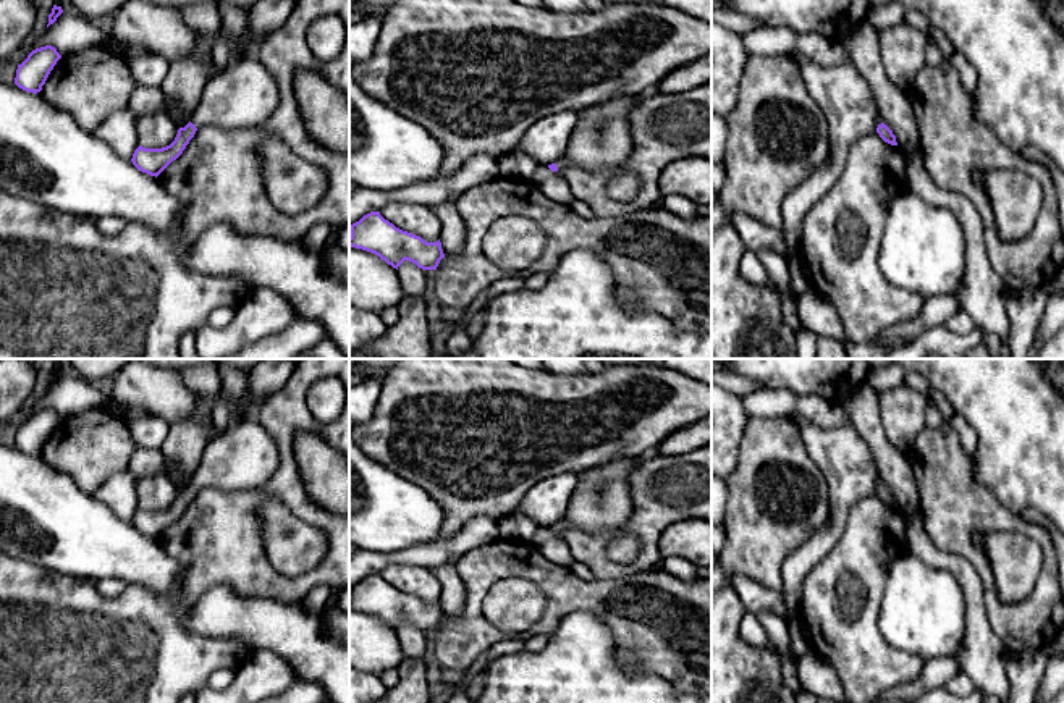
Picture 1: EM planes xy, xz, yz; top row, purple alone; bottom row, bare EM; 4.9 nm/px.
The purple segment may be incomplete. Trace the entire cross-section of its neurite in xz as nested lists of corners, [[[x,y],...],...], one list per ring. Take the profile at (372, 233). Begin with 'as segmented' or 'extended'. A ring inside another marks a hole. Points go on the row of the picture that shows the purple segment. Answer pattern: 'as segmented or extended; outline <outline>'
as segmented; outline [[[370,212],[351,225],[349,246],[378,255],[396,270],[404,260],[422,270],[437,270],[445,257],[440,239],[427,242],[396,228],[380,212]]]

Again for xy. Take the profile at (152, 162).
extended; outline [[[247,53],[209,78],[191,121],[178,129],[170,145],[139,145],[131,162],[142,173],[157,178],[183,154],[201,126],[260,128],[278,107],[278,100],[280,91],[273,76],[254,53]]]

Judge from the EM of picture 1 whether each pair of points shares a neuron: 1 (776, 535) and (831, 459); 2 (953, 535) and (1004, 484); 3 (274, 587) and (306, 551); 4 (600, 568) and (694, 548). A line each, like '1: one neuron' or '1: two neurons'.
1: two neurons
2: two neurons
3: two neurons
4: two neurons

